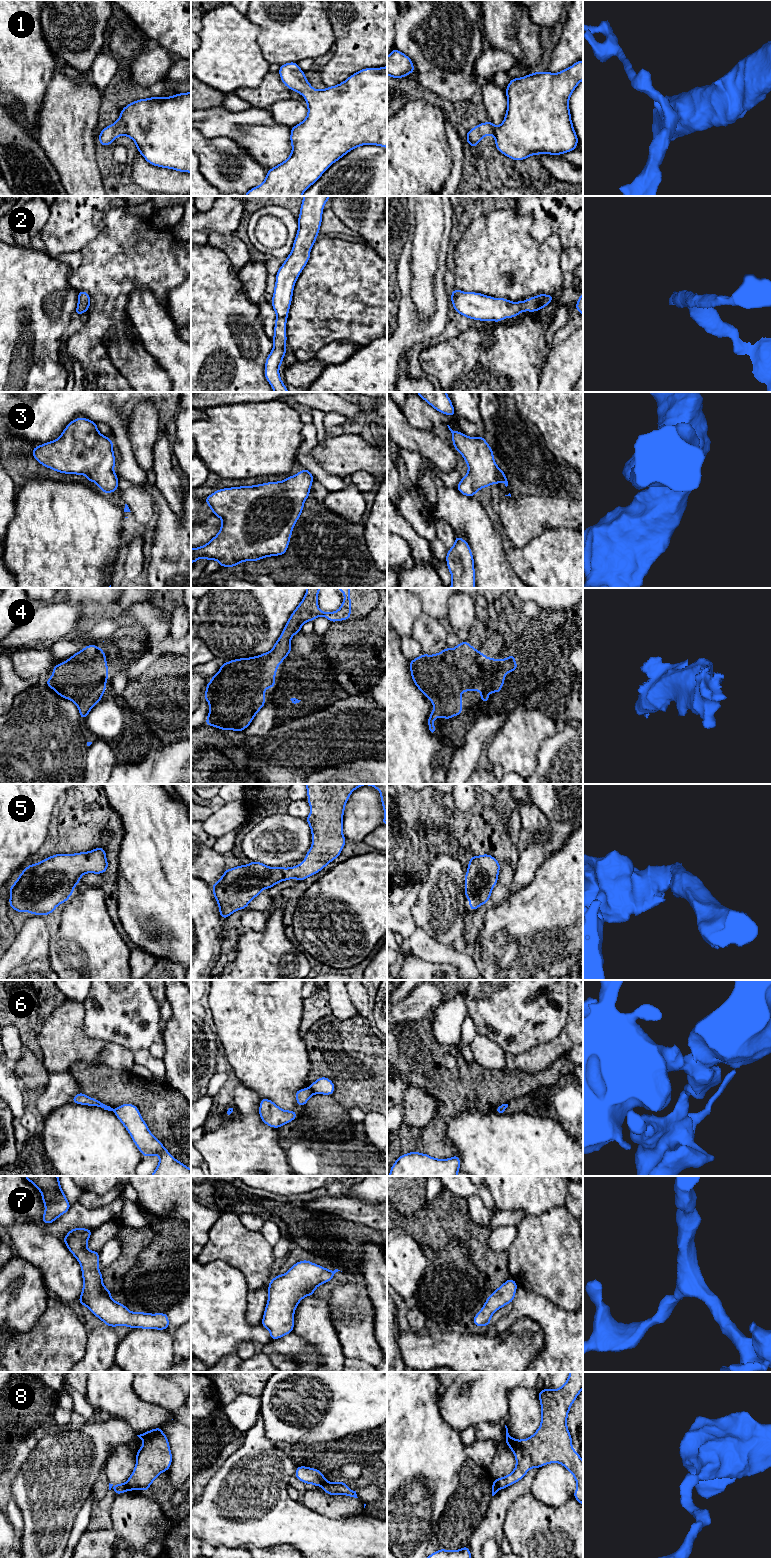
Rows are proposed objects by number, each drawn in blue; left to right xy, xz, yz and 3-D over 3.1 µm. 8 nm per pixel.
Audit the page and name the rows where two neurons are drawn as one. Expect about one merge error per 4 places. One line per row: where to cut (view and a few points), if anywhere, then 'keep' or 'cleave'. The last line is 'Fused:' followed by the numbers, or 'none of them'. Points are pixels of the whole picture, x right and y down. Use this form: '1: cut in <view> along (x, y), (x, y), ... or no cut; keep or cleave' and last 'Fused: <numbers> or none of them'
1: no cut; keep
2: no cut; keep
3: no cut; keep
4: no cut; keep
5: no cut; keep
6: cut in xz along (308, 1088), (313, 1093); cleave
7: no cut; keep
8: cut in yz along (494, 1480), (499, 1489); cleave
Fused: 6, 8

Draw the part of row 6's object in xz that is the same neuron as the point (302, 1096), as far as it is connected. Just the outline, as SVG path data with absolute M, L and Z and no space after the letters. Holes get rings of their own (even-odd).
M304 1088L297 1090L295 1092L295 1098L297 1100L297 1106L303 1106L306 1105L310 1097L313 1095L312 1091L309 1088Z

